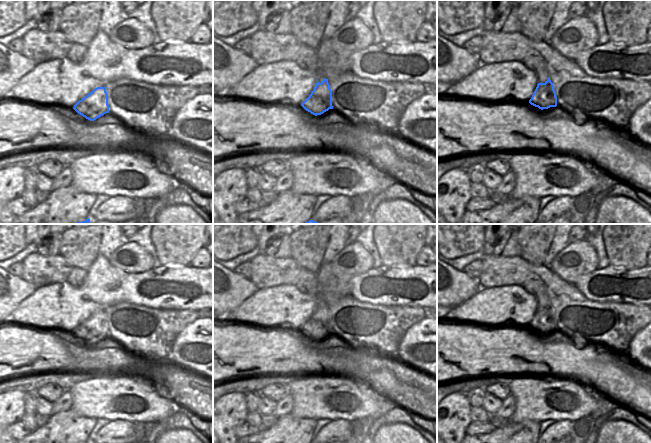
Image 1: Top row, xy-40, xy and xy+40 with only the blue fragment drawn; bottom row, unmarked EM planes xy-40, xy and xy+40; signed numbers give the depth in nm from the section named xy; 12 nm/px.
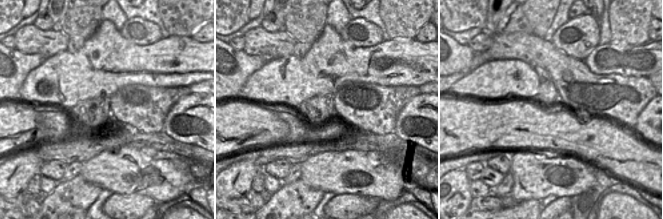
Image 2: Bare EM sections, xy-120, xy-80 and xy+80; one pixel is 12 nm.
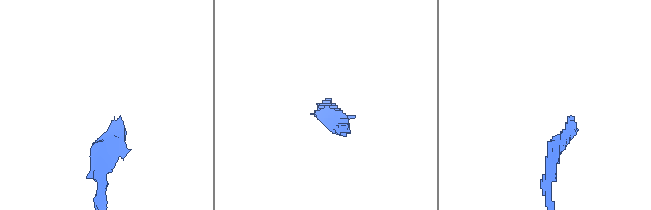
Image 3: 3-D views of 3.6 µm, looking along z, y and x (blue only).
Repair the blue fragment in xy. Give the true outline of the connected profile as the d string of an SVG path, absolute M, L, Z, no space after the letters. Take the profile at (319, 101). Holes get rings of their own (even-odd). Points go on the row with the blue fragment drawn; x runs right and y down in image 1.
M301 45L292 60L302 69L312 71L317 76L317 83L313 91L301 106L315 116L333 109L332 91L328 79L322 73L317 50Z

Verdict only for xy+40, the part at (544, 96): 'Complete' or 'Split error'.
Split error

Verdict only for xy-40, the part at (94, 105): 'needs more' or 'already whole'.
already whole

